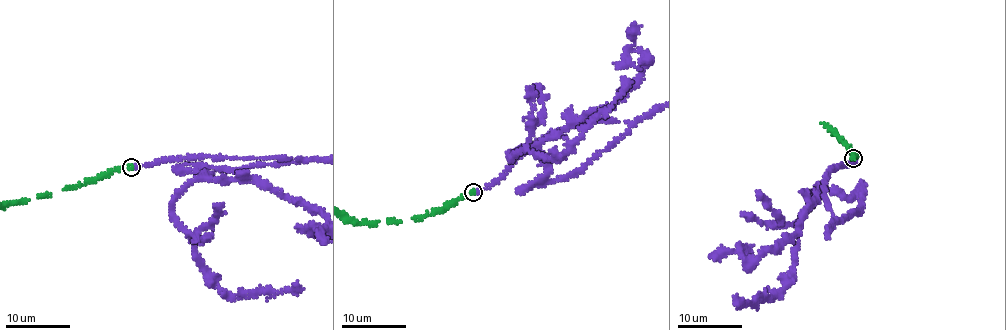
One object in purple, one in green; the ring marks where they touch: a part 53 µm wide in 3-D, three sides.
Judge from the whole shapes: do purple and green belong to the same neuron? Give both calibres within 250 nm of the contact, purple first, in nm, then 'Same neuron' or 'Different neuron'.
Thickness 440 nm (purple) against 260 nm. Same neuron

